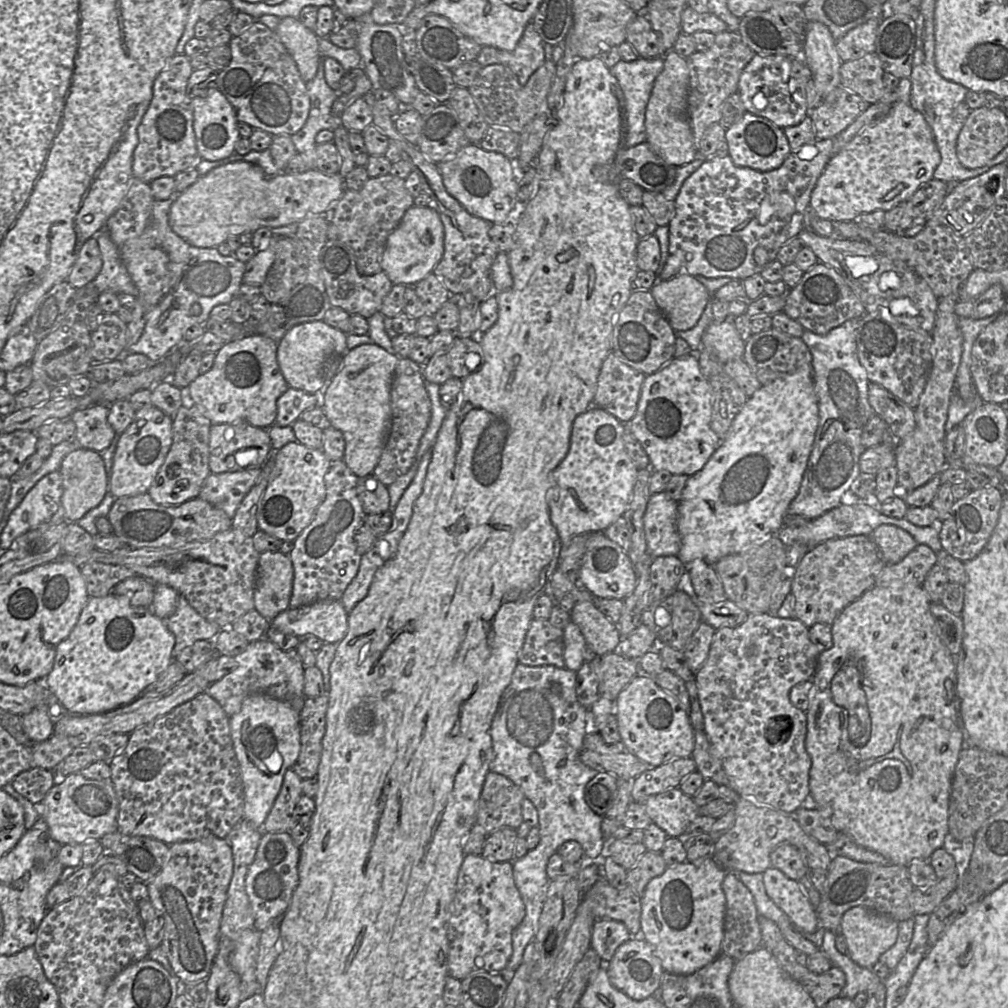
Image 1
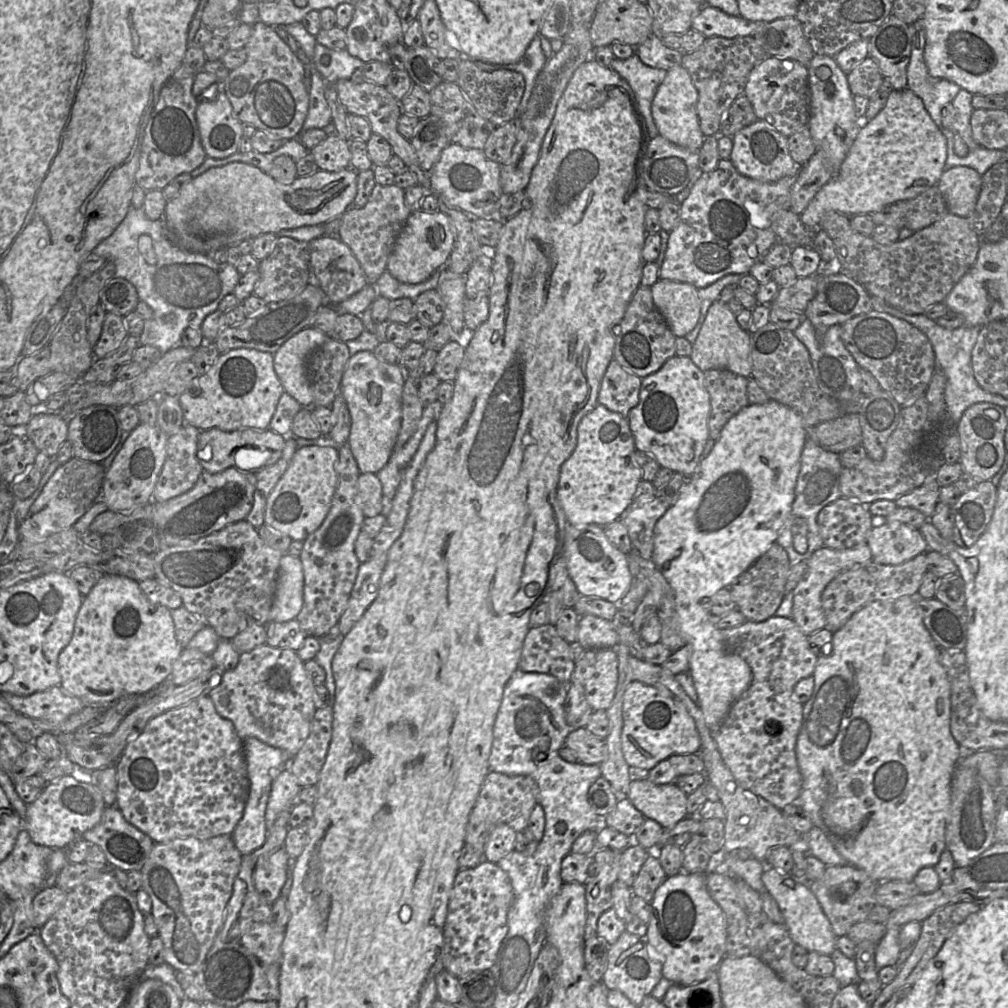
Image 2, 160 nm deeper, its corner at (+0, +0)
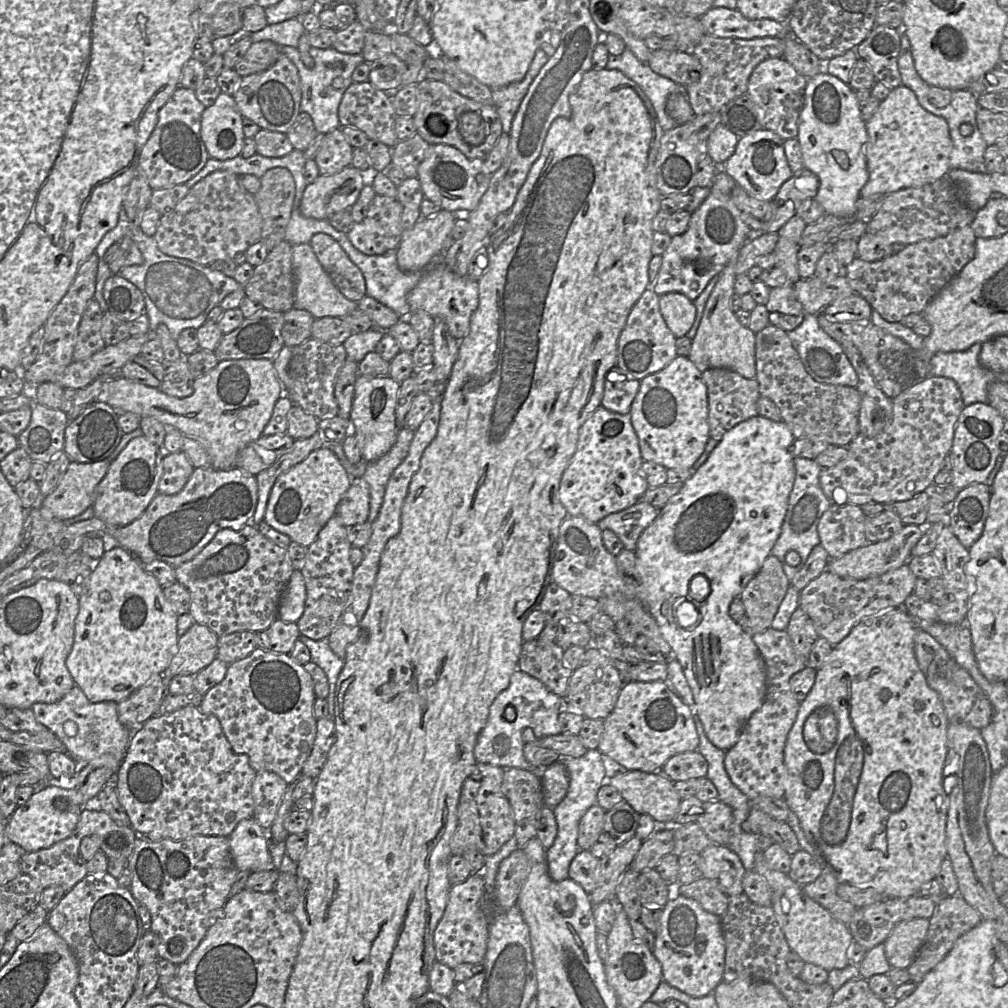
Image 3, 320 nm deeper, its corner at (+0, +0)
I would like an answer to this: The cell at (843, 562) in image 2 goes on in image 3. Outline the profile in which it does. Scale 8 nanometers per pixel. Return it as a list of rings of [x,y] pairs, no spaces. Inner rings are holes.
[[[800,607],[793,612],[786,631],[793,643],[795,651],[799,655],[808,658],[819,635],[813,621]]]

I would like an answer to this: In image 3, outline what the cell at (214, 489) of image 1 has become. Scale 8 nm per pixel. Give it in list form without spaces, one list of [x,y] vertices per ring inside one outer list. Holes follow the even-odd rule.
[[[211,467],[194,468],[182,490],[174,495],[157,493],[143,514],[129,525],[114,530],[114,542],[133,554],[139,561],[148,563],[160,560],[177,567],[193,559],[222,529],[242,529],[252,522],[258,501],[258,484],[253,474],[239,468],[215,470]]]

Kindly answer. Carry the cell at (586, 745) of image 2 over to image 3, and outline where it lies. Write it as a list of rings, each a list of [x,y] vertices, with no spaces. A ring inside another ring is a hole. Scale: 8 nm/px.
[[[527,728],[523,732],[523,739],[525,744],[551,749],[562,757],[579,758],[588,751],[583,745],[579,734],[560,733],[558,735],[536,738],[532,729]]]

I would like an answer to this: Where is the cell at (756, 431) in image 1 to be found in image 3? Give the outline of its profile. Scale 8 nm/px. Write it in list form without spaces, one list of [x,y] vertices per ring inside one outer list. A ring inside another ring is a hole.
[[[755,416],[745,420],[727,431],[721,441],[710,453],[704,464],[693,470],[692,475],[683,483],[680,491],[671,497],[666,505],[659,511],[657,518],[641,533],[637,541],[636,550],[636,570],[641,579],[641,603],[652,615],[664,640],[669,644],[672,657],[681,664],[686,680],[691,688],[695,711],[700,718],[704,731],[713,745],[728,751],[739,740],[739,737],[752,714],[758,710],[764,702],[766,695],[766,665],[758,647],[753,642],[749,631],[744,631],[736,621],[729,615],[731,602],[740,597],[741,592],[749,581],[760,571],[765,559],[771,554],[771,550],[776,543],[788,509],[788,500],[792,491],[796,471],[794,457],[792,455],[792,445],[795,441],[793,433],[784,421],[775,422],[762,416]],[[696,575],[704,575],[710,582],[711,592],[705,601],[693,600],[689,595],[689,584]],[[682,601],[691,602],[698,609],[701,620],[694,629],[680,627],[674,617],[676,606]]]

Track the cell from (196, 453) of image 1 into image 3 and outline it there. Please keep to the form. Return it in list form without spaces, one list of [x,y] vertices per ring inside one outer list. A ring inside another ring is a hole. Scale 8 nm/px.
[[[183,451],[164,453],[162,459],[163,474],[158,484],[158,493],[174,495],[182,490],[194,467]]]

